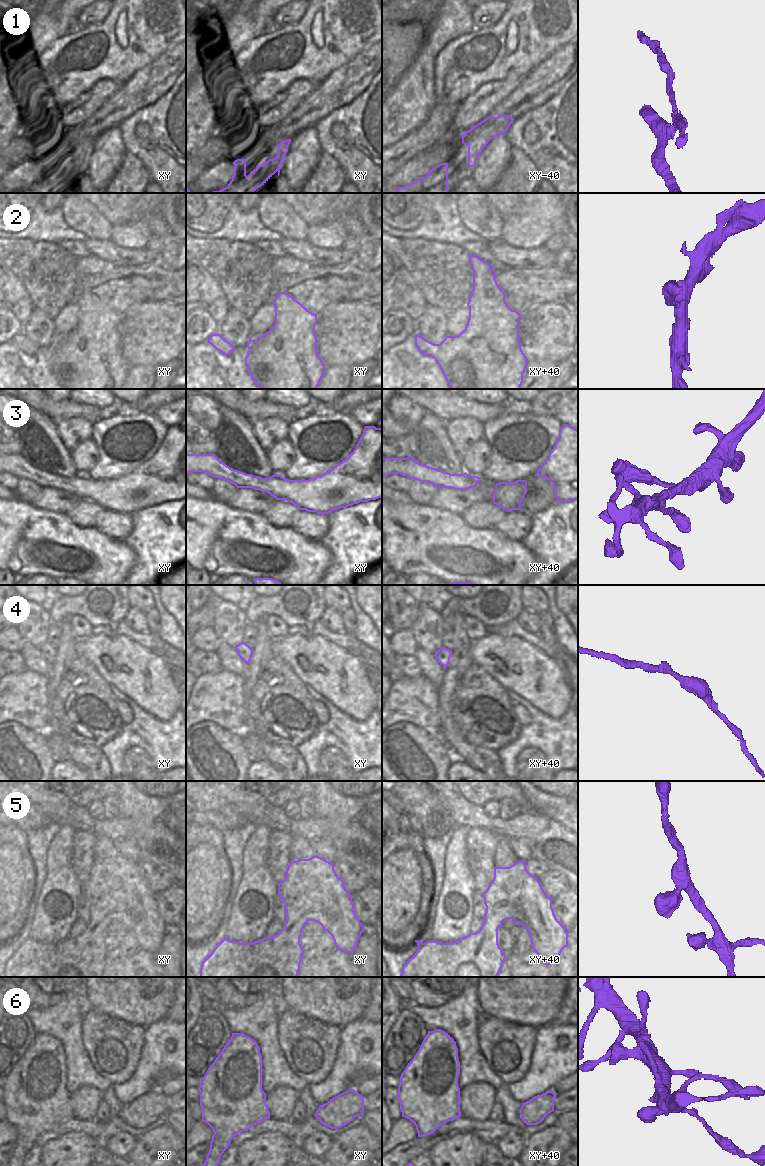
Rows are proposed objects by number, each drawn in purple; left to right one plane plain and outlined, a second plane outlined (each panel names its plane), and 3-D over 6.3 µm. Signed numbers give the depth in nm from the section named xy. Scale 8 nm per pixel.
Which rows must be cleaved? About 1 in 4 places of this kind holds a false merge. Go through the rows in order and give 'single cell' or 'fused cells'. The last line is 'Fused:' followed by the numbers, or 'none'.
1: single cell
2: single cell
3: single cell
4: single cell
5: single cell
6: single cell
Fused: none

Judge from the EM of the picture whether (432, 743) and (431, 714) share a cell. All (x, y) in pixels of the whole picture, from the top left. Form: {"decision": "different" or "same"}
{"decision": "different"}

